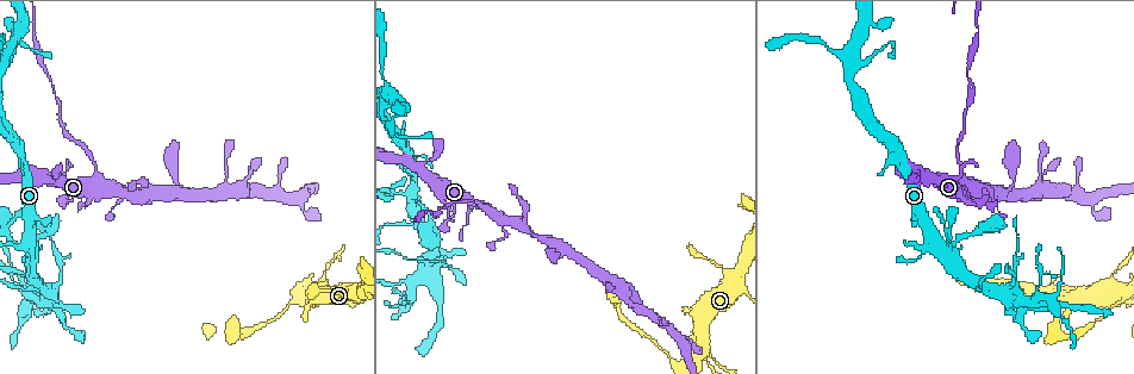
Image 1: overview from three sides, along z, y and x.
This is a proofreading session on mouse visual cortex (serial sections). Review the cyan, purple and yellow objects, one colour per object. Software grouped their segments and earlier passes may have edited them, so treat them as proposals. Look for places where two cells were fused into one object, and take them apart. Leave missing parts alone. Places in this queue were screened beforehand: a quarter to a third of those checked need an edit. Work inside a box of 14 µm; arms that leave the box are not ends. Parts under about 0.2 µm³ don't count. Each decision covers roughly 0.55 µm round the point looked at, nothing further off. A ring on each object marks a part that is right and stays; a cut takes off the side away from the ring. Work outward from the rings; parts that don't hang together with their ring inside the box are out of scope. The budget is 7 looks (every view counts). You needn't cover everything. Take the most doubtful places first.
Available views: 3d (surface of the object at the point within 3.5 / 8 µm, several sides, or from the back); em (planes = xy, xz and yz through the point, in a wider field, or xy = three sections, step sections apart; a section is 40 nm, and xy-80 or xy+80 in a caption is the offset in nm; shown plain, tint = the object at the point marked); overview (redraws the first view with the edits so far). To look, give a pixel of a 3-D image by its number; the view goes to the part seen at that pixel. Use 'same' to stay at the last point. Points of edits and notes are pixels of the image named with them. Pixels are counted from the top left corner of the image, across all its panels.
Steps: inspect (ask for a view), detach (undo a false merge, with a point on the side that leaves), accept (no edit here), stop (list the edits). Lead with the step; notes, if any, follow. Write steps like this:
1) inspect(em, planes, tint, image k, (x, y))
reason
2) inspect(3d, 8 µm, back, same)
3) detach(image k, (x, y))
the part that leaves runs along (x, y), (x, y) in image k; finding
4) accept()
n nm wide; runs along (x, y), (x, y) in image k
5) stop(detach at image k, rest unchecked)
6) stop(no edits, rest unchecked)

inspect(3d, 3.5 µm, image 1, (96, 179))
thick turns thin

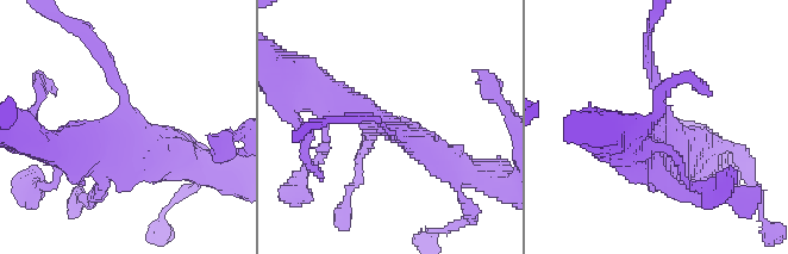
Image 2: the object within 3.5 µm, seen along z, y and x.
inspect(em, xy, step 1, plain, image 2, (394, 131))
need the tissue

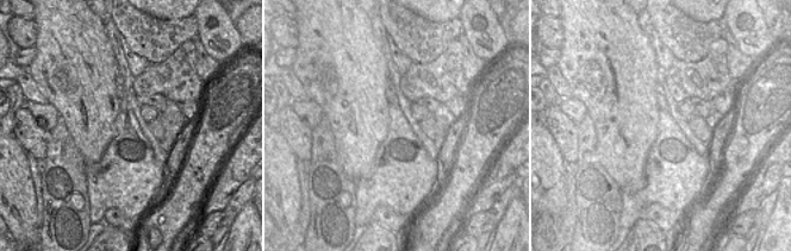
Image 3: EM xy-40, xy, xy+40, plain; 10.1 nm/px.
inspect(em, xy, step 1, tint, same)
where the object lies

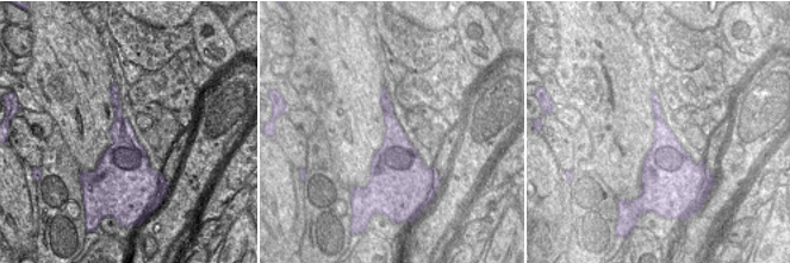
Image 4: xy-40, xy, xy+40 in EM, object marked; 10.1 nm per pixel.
detach(image 2, (98, 49))
the part that leaves runs along (118, 84), (104, 54), (67, 24) in image 2; two cells meet here

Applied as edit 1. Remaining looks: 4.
inspect(overview)

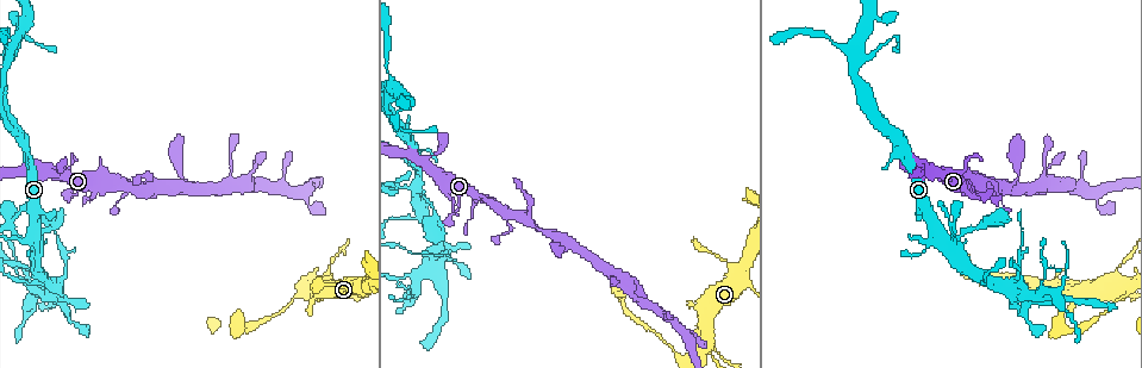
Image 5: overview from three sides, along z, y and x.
inspect(3d, 3.5 µm, image 5, (413, 274))
thin arm on a thick one

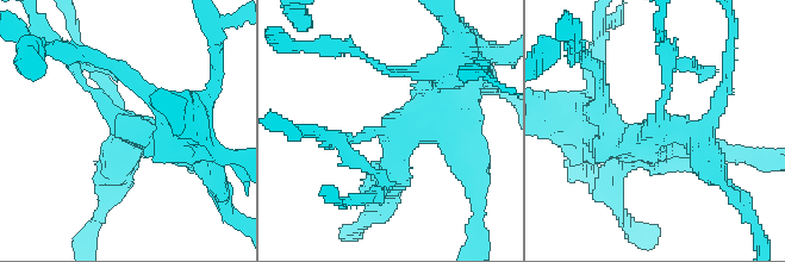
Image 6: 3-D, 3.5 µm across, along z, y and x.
inspect(em, xy, step 3, tint, image 6, (387, 131))
3 arms; arms of 150, 400, 450 nm

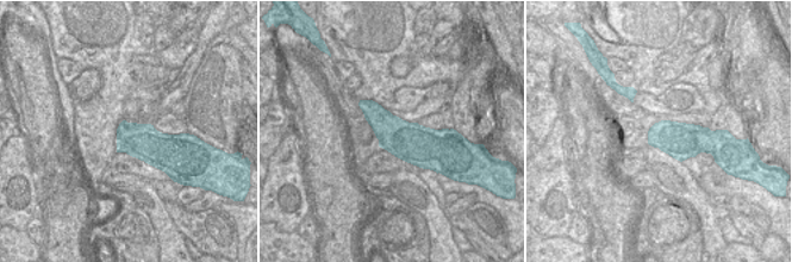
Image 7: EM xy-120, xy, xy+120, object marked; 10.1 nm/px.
detach(image 6, (113, 91))
the part that leaves runs along (684, 130), (699, 133), (746, 213) in image 6; two cells meet here

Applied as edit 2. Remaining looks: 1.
stop(detach at image 2, detach at image 6, rest unchecked)

